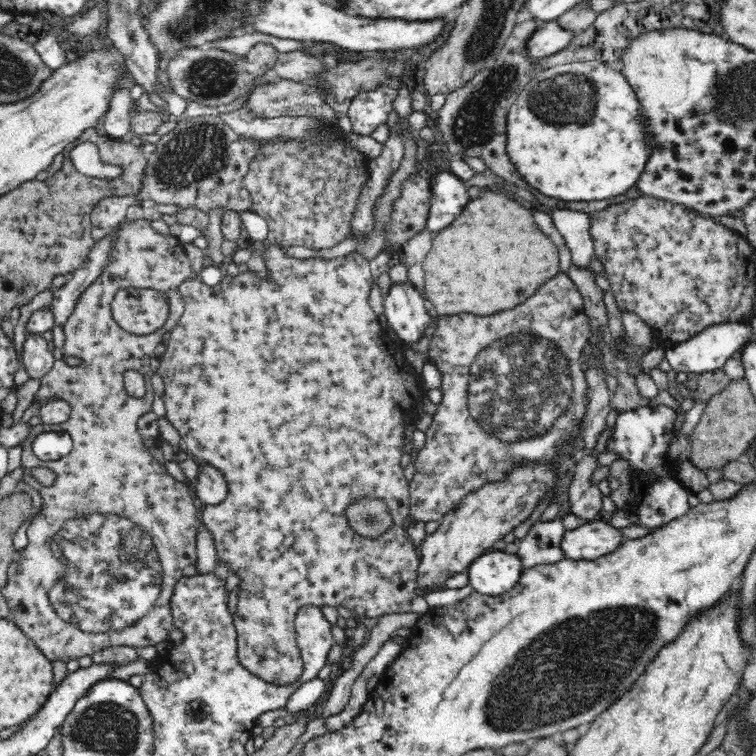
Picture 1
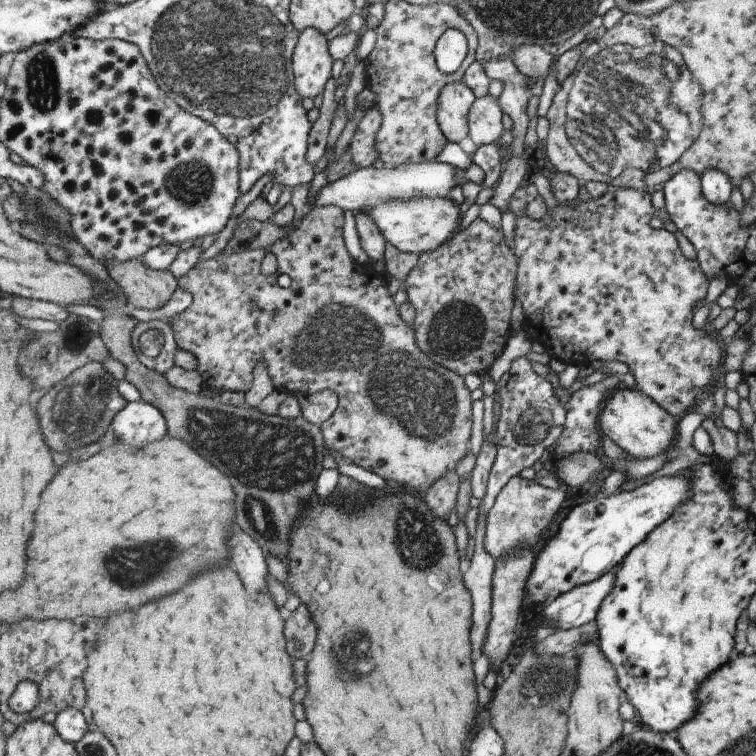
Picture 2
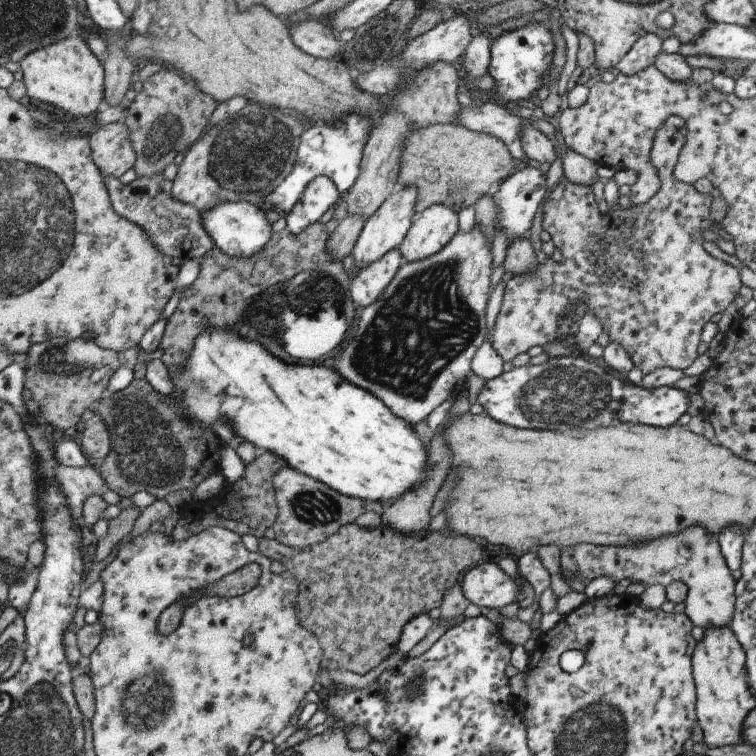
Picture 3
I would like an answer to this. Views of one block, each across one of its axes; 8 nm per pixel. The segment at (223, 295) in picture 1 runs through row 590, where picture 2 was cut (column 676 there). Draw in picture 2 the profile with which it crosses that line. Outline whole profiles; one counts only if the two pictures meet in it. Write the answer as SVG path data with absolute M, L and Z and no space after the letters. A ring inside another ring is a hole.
M611 188L607 190L601 198L587 200L575 208L569 208L569 204L559 204L553 212L547 212L541 220L531 220L527 216L515 218L515 256L517 256L517 298L523 304L523 324L521 330L527 334L529 342L539 342L545 346L545 352L551 358L557 358L563 364L575 364L579 366L589 366L593 360L605 362L623 362L629 366L629 372L635 376L635 388L641 390L645 396L649 396L655 404L659 404L669 416L681 418L687 414L703 396L703 390L709 386L709 380L715 372L715 368L721 362L721 350L719 342L713 338L707 338L703 330L695 330L691 326L691 308L695 302L703 300L707 294L707 276L703 274L701 266L687 258L679 252L679 246L673 238L671 232L667 230L653 230L649 228L649 220L655 214L655 208L651 206L651 192L649 190L627 190L627 188Z

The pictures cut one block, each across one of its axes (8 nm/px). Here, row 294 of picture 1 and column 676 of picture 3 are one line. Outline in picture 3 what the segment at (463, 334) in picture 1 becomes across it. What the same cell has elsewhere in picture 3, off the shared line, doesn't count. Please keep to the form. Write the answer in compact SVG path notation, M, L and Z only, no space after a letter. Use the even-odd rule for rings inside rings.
M689 526L677 534L659 536L649 542L629 544L629 546L593 546L577 544L561 550L559 558L561 576L567 582L571 576L579 576L587 586L599 576L611 578L615 584L629 580L629 584L643 586L667 586L671 582L683 582L687 588L685 610L693 628L727 628L735 610L735 580L727 570L727 564L719 552L717 538L705 534L701 526Z

